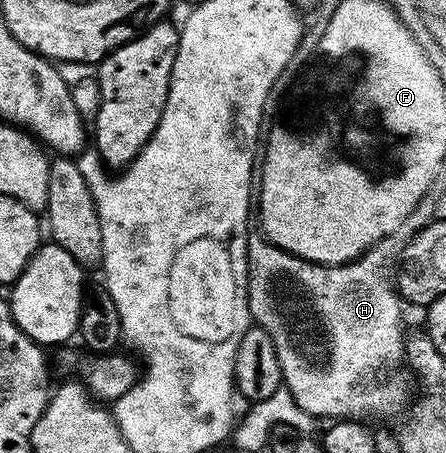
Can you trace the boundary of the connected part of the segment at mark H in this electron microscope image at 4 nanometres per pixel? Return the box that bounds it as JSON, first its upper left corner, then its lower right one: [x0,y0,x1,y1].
[248,230,406,421]

